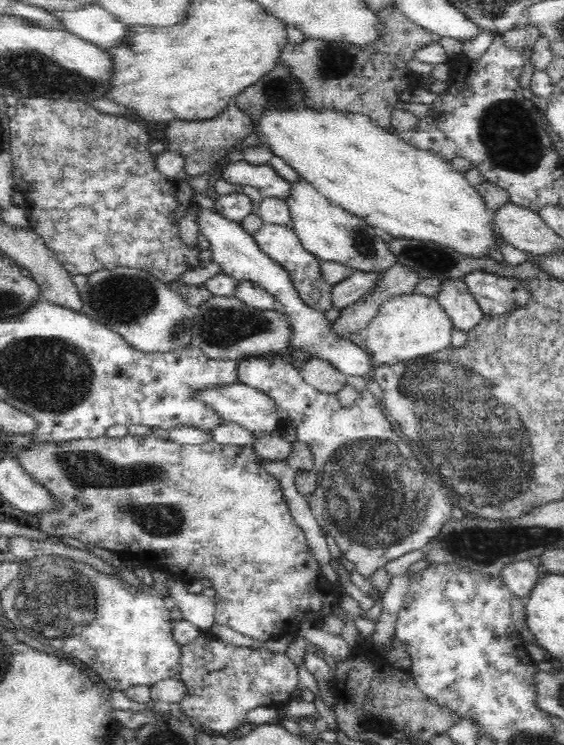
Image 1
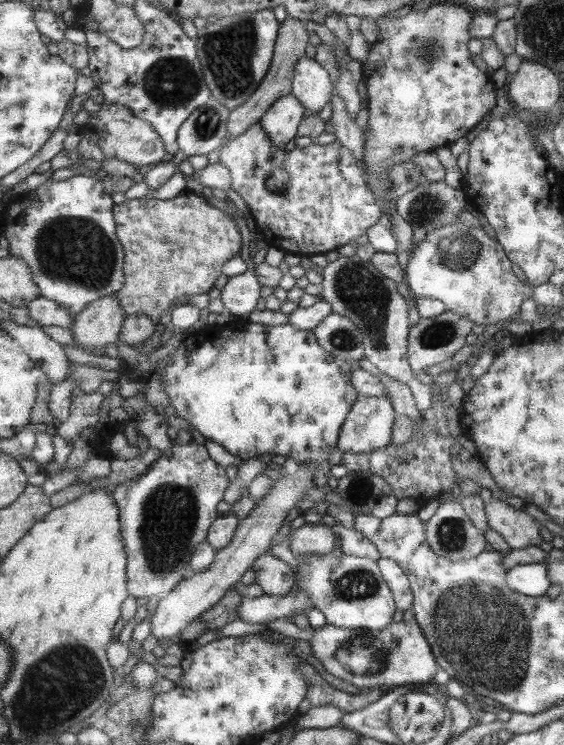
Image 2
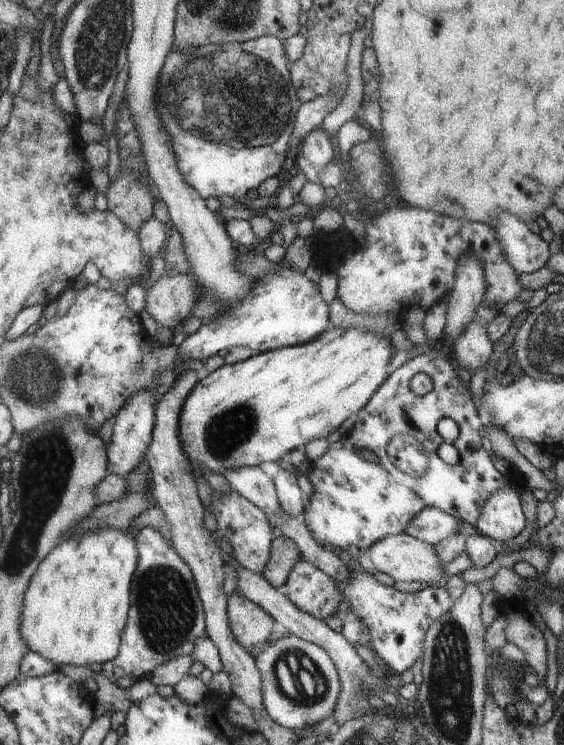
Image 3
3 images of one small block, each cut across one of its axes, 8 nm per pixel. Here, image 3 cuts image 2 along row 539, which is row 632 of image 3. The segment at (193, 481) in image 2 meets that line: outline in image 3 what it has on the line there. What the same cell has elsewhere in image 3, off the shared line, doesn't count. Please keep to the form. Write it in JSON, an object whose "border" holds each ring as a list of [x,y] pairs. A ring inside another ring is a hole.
{"border":[[[147,526],[139,530],[137,542],[141,550],[141,566],[133,578],[133,608],[123,634],[121,654],[101,670],[101,676],[107,680],[149,680],[157,666],[183,656],[191,658],[193,652],[197,652],[197,644],[209,638],[207,610],[197,586],[197,576],[181,554],[169,548],[165,540],[167,538],[163,538],[157,528]]]}

